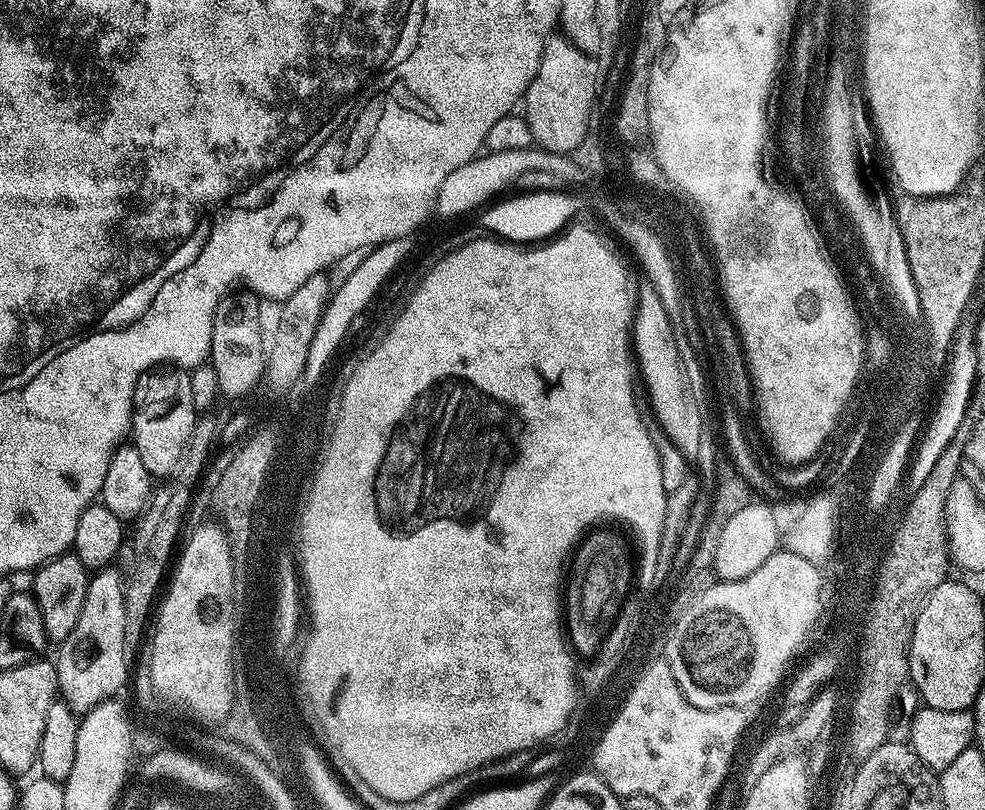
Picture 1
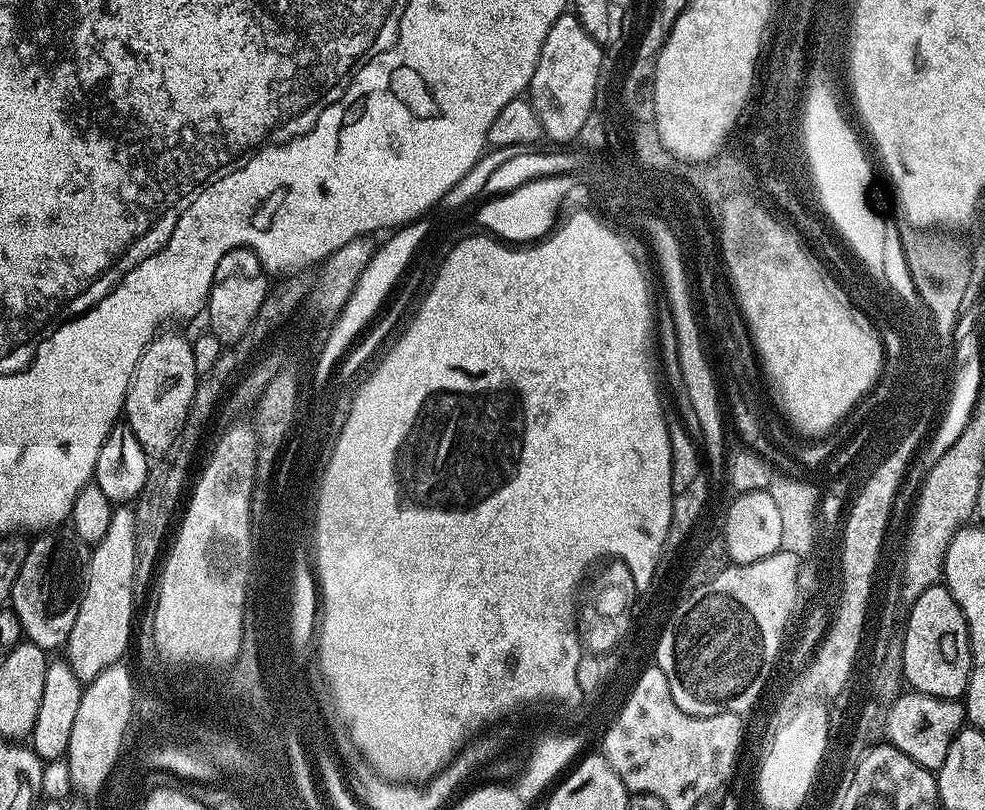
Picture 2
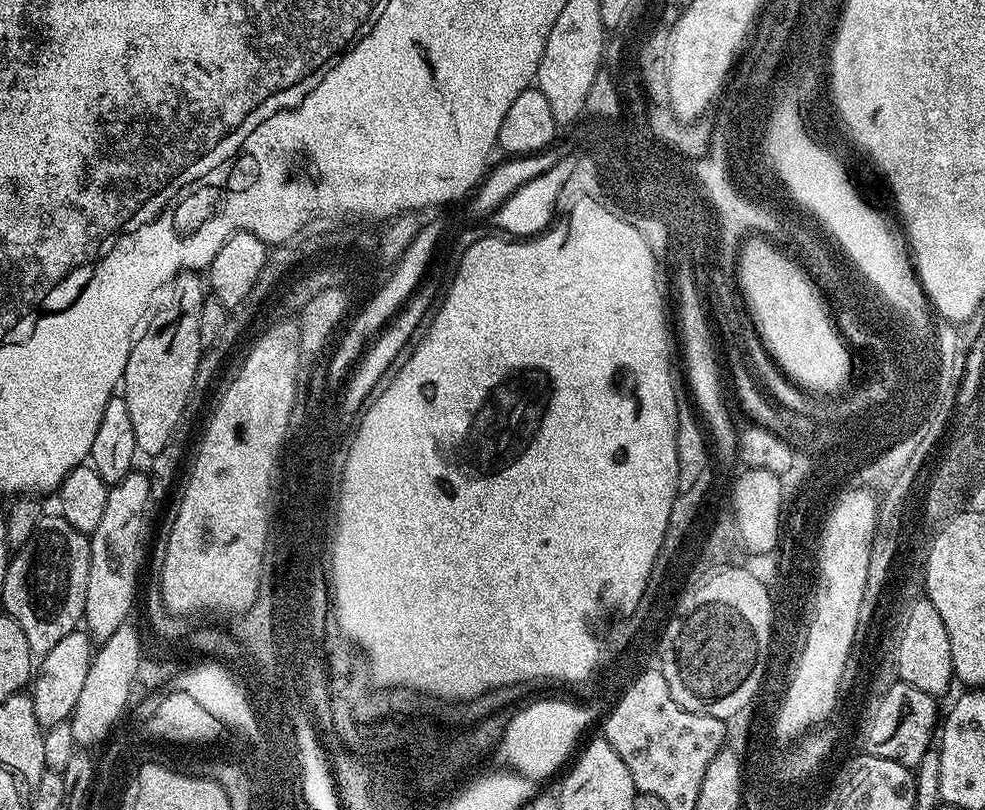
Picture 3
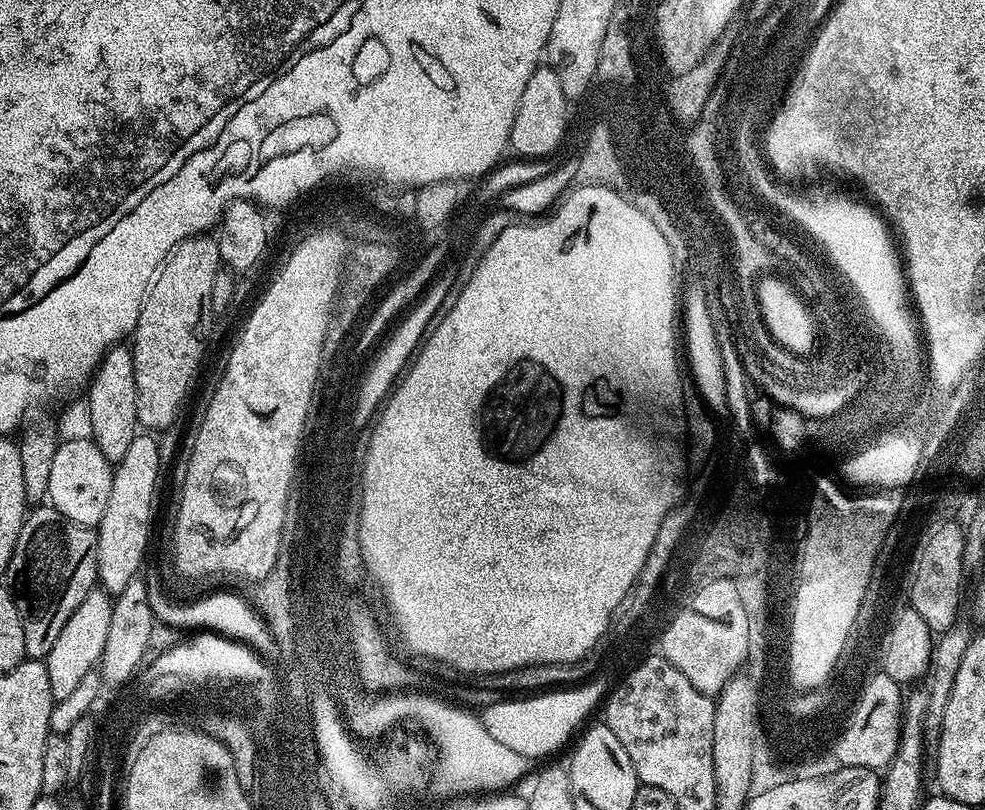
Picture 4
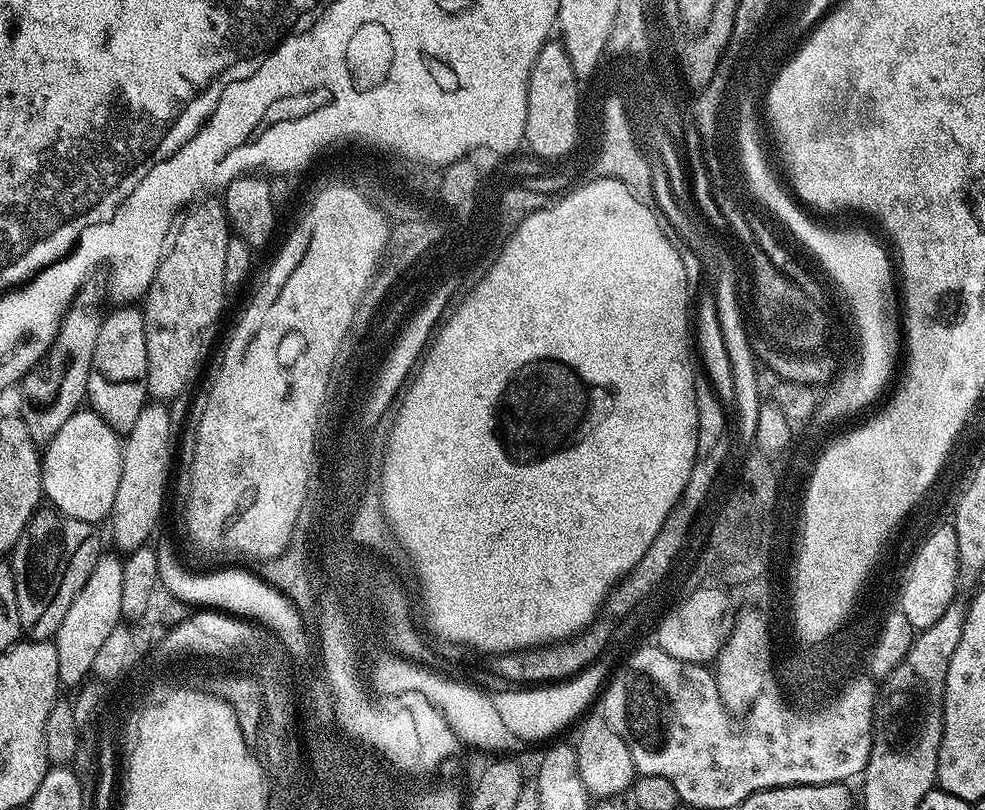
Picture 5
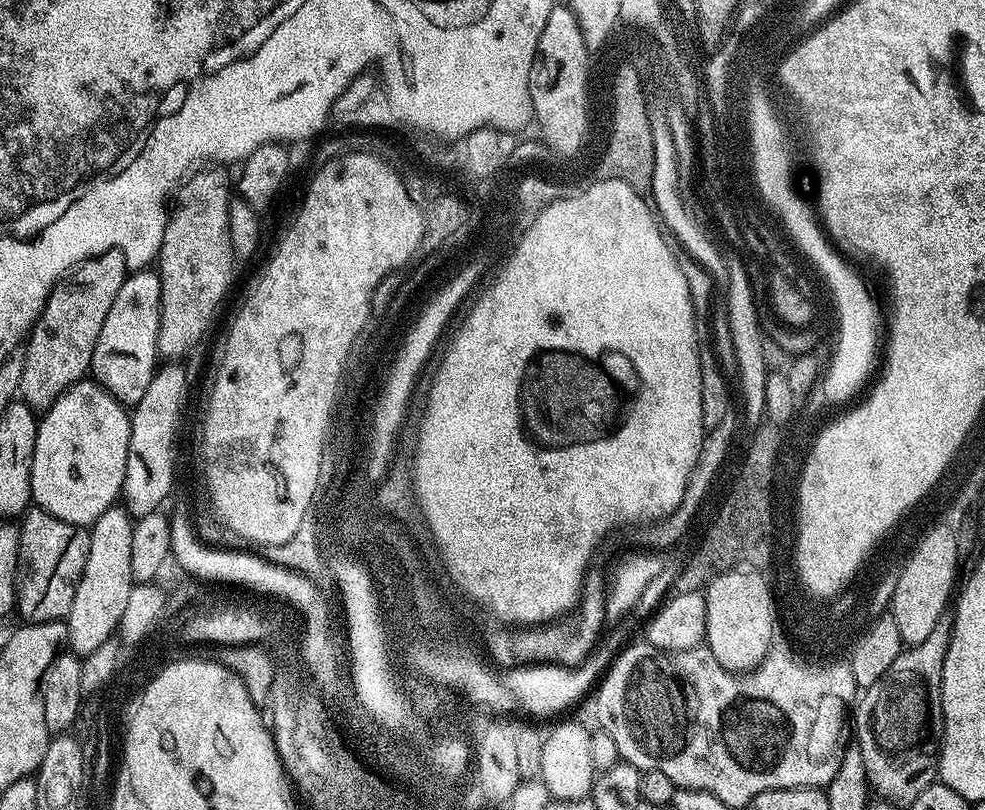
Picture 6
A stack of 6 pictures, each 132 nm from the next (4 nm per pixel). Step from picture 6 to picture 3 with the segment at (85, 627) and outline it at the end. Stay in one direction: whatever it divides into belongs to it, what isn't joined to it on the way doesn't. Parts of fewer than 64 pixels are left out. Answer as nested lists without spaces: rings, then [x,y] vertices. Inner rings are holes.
[[[77,630],[66,634],[62,642],[54,645],[54,650],[50,650],[44,656],[39,657],[38,667],[34,672],[34,679],[30,684],[30,695],[34,706],[34,718],[38,718],[41,729],[53,728],[56,724],[65,723],[71,717],[74,706],[78,706],[78,697],[82,695],[82,685],[86,683],[86,674],[90,674],[92,657],[94,655],[94,641],[87,631]]]

